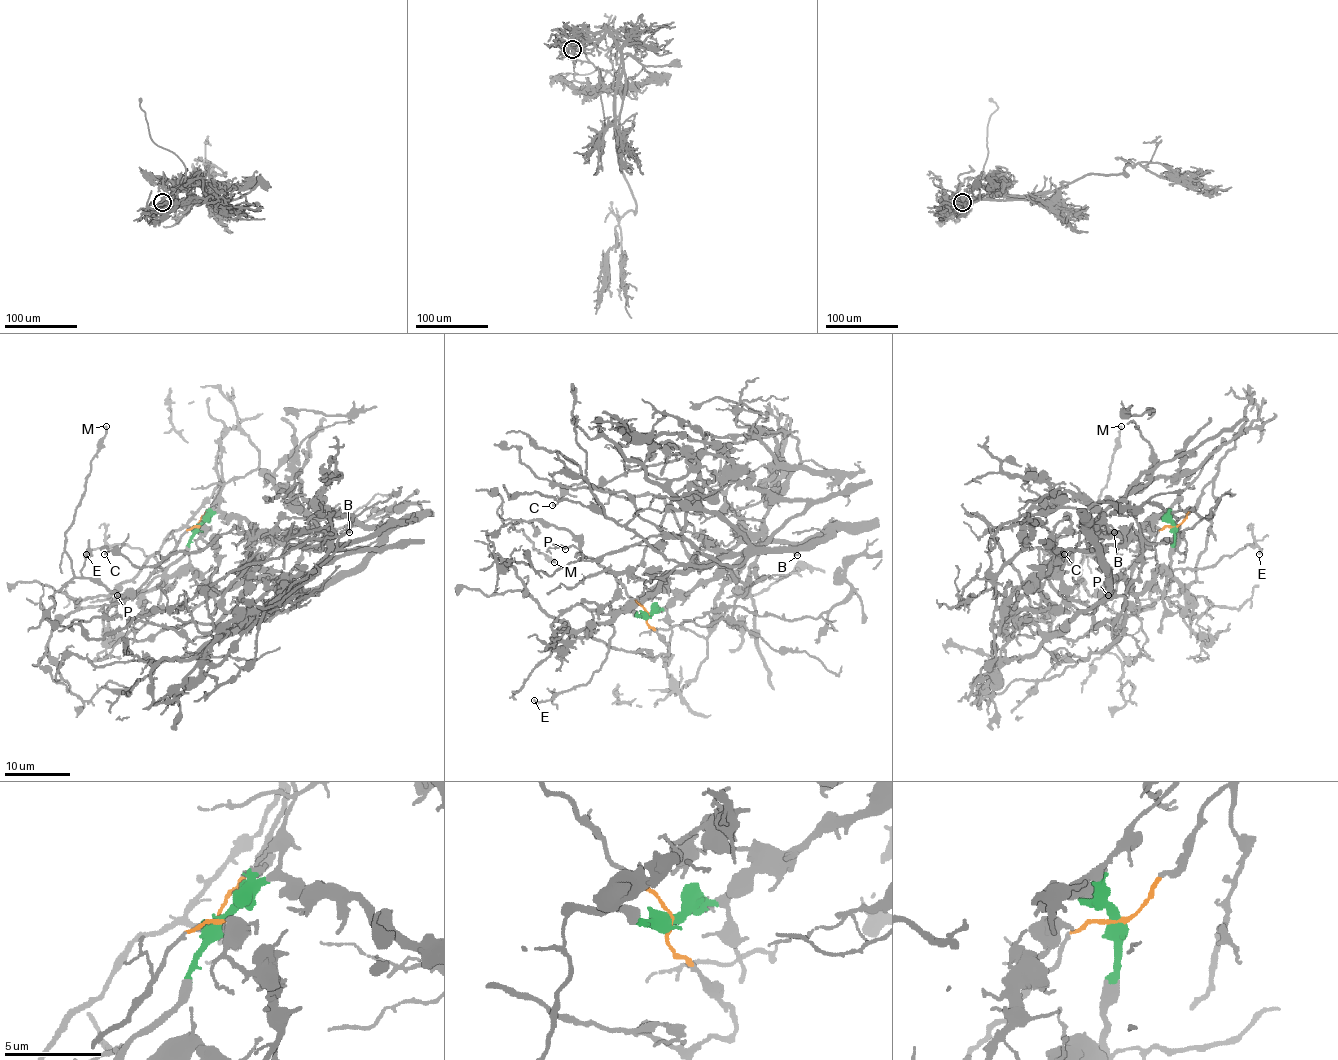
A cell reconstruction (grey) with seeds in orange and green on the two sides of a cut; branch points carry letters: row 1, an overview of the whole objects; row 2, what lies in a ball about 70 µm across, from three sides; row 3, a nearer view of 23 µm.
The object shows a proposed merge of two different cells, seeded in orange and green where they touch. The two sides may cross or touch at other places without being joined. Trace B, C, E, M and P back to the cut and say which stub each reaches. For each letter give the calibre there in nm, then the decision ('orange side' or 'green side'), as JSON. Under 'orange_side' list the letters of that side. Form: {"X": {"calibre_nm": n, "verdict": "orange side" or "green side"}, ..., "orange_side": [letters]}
{"B": {"calibre_nm": 130, "verdict": "green side"}, "C": {"calibre_nm": 130, "verdict": "green side"}, "E": {"calibre_nm": 180, "verdict": "green side"}, "M": {"calibre_nm": 140, "verdict": "orange side"}, "P": {"calibre_nm": 100, "verdict": "orange side"}, "orange_side": ["M", "P"]}

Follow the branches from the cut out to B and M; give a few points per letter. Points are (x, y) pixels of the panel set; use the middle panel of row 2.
B: (646, 615), (664, 610), (669, 626), (684, 626), (705, 638), (715, 597), (754, 546), (795, 542), (798, 555)
M: (646, 616), (568, 532), (544, 520), (519, 520), (513, 527), (554, 563)

